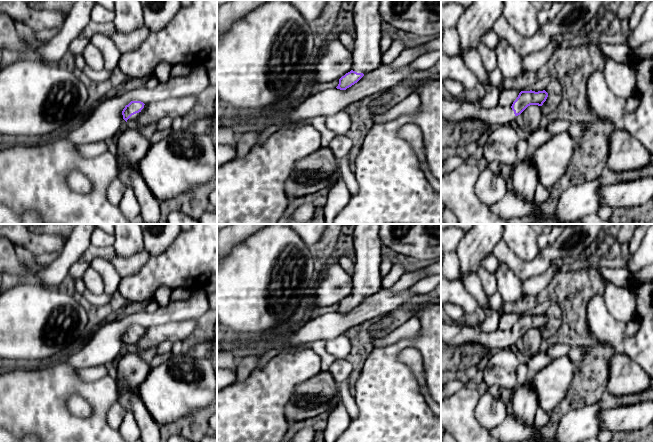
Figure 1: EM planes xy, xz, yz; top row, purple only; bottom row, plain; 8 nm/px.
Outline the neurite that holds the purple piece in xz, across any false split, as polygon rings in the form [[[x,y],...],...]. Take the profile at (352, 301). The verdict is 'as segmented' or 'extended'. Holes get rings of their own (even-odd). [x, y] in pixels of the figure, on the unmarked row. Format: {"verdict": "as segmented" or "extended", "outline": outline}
{"verdict": "extended", "outline": [[[356,224],[354,237],[355,271],[352,274],[353,291],[339,303],[336,311],[346,314],[357,307],[366,297],[382,289],[380,264],[382,242],[379,237],[380,224]]]}

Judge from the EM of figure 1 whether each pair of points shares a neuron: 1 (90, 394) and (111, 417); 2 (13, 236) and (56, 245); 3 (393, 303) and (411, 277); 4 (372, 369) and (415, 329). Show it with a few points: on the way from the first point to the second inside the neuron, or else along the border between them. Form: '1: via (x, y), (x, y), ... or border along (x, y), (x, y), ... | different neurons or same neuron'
1: border along (118, 397), (106, 414), (106, 422), (115, 430) | different neurons
2: via (24, 241), (34, 245), (45, 245) | same neuron
3: border along (408, 288), (398, 291), (389, 290) | different neurons
4: border along (420, 320), (418, 335), (383, 347) | different neurons

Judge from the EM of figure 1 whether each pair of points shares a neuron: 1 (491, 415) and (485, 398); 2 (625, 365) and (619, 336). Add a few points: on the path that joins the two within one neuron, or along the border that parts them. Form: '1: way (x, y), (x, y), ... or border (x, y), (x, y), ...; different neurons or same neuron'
1: way (489, 411), (487, 402); same neuron
2: border (614, 351), (624, 353), (642, 367); different neurons

